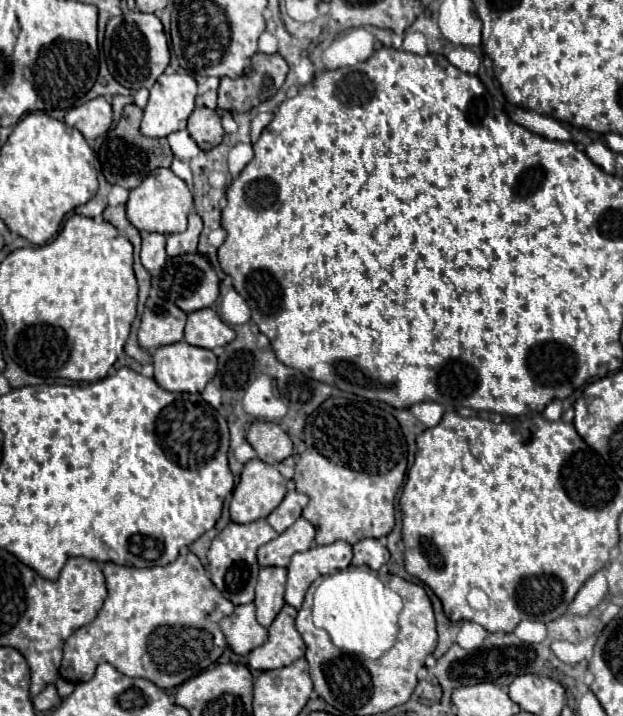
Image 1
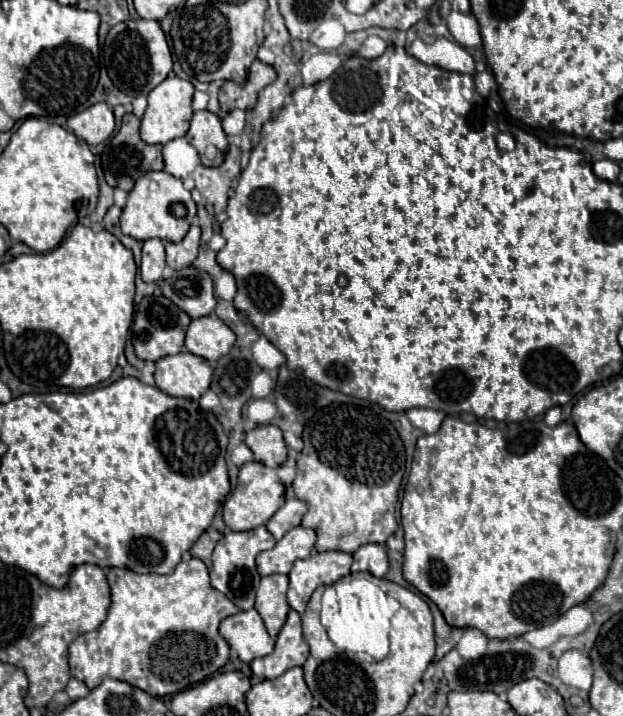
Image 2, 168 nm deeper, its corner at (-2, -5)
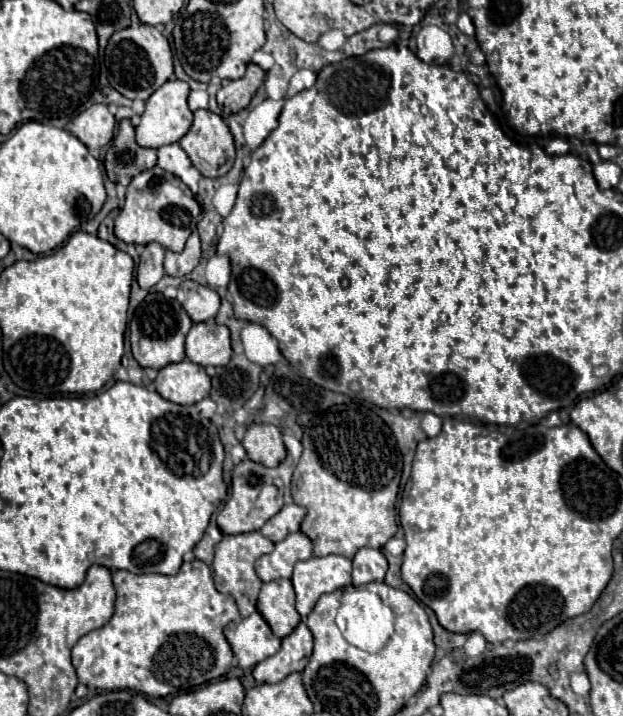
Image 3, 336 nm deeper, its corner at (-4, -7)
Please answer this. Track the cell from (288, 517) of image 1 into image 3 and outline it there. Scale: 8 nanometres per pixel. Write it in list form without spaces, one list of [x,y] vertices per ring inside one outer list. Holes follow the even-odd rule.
[[[297,504],[283,506],[269,522],[265,522],[265,526],[259,532],[263,532],[263,536],[267,536],[271,542],[281,542],[287,534],[299,530],[305,518],[305,512],[307,510]]]

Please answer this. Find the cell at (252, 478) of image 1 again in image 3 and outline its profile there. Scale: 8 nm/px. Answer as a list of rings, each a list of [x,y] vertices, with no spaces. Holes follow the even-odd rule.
[[[245,458],[233,468],[233,480],[231,480],[231,498],[227,500],[225,508],[217,516],[217,526],[223,534],[243,534],[259,530],[269,518],[273,518],[283,508],[283,494],[273,484],[277,478],[277,472],[271,468],[265,468],[261,464],[251,462]]]

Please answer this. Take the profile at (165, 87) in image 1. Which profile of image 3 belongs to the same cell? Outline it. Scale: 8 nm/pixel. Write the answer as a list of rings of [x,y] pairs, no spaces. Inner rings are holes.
[[[169,78],[161,88],[157,88],[145,102],[145,112],[141,114],[141,122],[135,128],[137,144],[143,148],[161,148],[165,144],[179,142],[187,134],[193,122],[193,112],[187,106],[187,96],[189,96],[189,84],[177,78]]]

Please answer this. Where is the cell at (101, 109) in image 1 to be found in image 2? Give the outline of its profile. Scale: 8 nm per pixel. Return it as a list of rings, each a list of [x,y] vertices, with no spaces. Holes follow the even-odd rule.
[[[105,102],[93,104],[91,108],[71,116],[67,120],[67,128],[79,138],[83,138],[89,146],[97,146],[113,134],[115,128],[113,110]]]

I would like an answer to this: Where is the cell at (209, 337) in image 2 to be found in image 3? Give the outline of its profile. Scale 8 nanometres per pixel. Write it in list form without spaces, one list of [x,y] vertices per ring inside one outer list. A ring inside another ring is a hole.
[[[215,322],[193,324],[187,334],[185,354],[191,362],[199,366],[225,366],[231,358],[229,328]]]

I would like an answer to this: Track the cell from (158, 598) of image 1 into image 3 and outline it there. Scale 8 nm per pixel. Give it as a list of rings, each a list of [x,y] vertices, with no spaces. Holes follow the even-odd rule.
[[[185,562],[175,576],[137,576],[127,570],[115,570],[113,584],[117,590],[113,618],[105,626],[85,634],[73,646],[71,656],[79,682],[99,690],[135,690],[149,698],[161,698],[169,694],[175,696],[189,692],[229,672],[233,652],[223,636],[223,628],[233,620],[241,620],[241,614],[231,596],[217,592],[217,588],[213,586],[211,568],[205,562]]]

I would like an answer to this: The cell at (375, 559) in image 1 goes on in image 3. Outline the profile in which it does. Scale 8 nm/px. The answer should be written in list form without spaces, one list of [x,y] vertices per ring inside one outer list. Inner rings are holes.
[[[361,548],[353,558],[353,586],[363,586],[375,580],[383,580],[387,572],[387,560],[381,550]]]

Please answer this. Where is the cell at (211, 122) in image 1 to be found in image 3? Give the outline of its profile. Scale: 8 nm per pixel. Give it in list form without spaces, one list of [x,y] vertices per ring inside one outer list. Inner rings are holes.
[[[195,110],[195,120],[189,132],[179,140],[179,146],[187,152],[191,164],[207,178],[219,178],[227,174],[235,162],[235,144],[229,126],[221,116],[211,110]]]

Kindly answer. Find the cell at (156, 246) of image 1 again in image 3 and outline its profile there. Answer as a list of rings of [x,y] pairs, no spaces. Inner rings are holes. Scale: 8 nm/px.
[[[153,242],[145,246],[145,250],[141,252],[139,266],[137,266],[137,282],[141,288],[149,290],[165,276],[163,256],[165,256],[165,248],[161,244]]]

